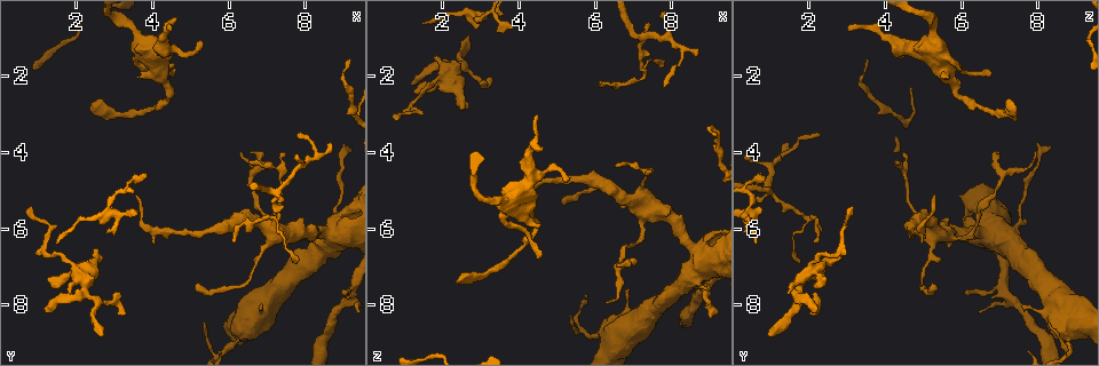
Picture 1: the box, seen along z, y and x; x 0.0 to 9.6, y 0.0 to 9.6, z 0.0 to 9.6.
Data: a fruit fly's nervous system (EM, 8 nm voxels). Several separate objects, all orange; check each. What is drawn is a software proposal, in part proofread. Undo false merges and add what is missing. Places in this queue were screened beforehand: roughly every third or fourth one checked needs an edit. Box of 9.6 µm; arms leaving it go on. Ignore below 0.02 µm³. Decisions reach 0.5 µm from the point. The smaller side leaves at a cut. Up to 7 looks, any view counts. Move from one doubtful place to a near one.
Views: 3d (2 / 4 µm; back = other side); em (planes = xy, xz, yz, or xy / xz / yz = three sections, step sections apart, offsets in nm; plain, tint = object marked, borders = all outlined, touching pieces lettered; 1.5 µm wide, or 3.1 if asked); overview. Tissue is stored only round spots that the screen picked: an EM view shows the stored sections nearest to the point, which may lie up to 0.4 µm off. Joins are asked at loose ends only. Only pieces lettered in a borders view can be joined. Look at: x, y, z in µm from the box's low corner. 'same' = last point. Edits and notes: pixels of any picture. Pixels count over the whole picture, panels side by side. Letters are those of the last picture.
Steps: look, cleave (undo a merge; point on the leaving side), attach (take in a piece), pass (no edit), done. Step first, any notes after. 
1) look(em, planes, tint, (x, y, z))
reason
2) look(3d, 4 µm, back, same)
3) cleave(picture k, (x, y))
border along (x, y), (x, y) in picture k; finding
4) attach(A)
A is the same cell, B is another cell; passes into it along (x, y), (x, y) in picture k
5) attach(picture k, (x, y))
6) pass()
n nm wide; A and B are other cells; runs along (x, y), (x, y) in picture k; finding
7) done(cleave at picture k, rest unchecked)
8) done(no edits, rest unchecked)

look(3d, 2 µm, (5.10, 7.45, 5.30))

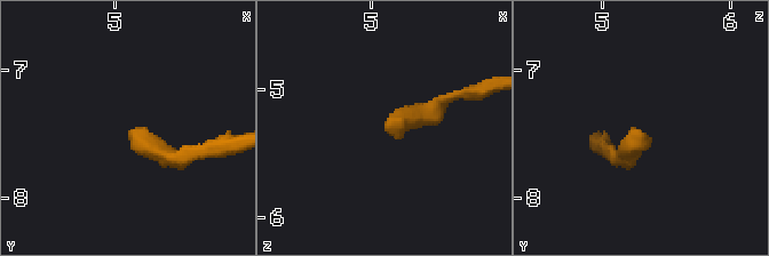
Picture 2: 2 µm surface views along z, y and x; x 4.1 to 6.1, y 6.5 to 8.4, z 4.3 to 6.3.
look(em, yz, step 8, tint, (5.12, 7.46, 5.26))
need the tissue

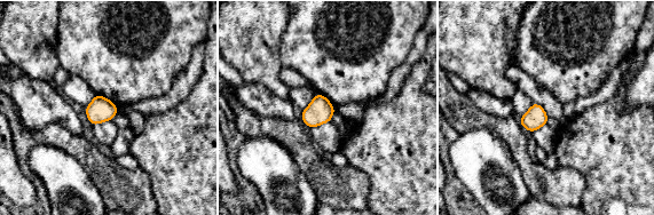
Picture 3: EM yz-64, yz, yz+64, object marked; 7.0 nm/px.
look(em, planes, borders, same)
another direction

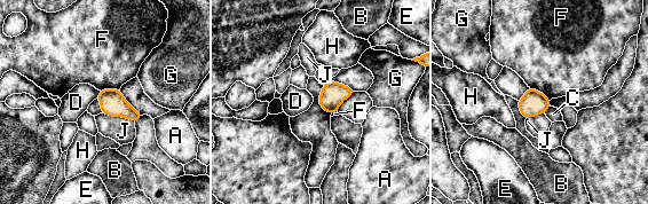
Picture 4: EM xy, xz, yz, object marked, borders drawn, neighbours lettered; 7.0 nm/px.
pass()
A, B, C, D, E, F, G, H and J are other cells; border along (100, 91), (96, 97) in picture 4; no lettered piece goes on from it

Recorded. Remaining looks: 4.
look(em, planes, borders, (8.60, 3.80, 1.50))
thin end

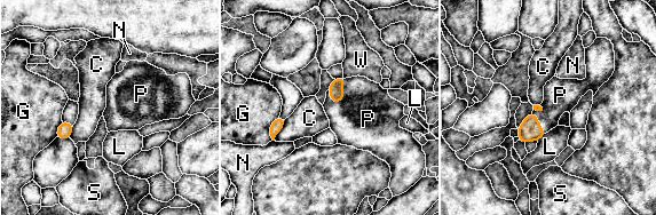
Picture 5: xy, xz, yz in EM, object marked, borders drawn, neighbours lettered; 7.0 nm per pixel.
attach(P)
90 nm wide; P is the same cell, C, G, L, N, S and W are other cells; the cell continues

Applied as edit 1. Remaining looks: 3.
look(overview)
see it whole again

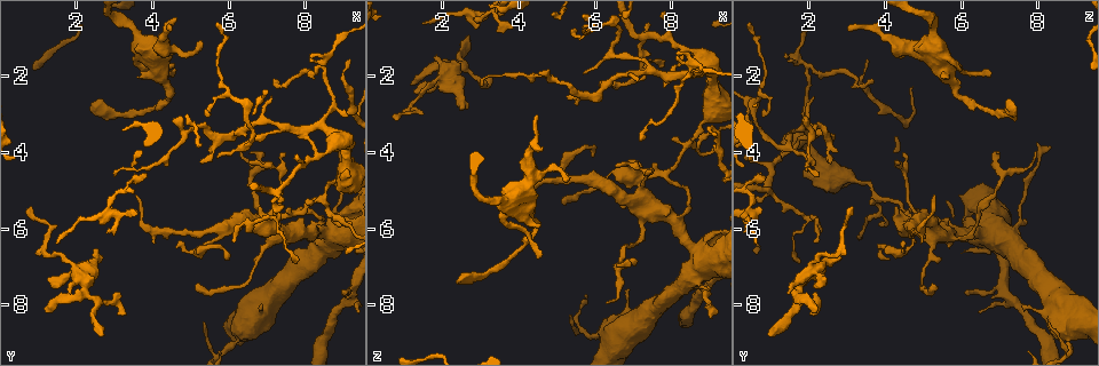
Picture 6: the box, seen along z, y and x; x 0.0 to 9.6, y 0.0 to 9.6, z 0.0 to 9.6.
look(em, planes, tint, (4.55, 3.10, 1.90))
thin end

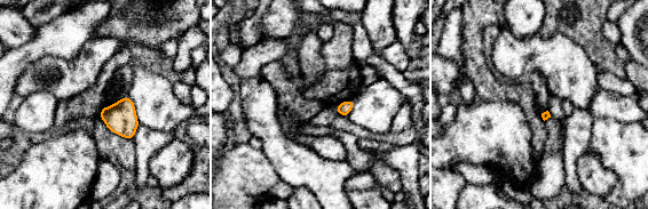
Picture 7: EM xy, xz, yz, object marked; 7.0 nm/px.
look(em, planes, borders, same)

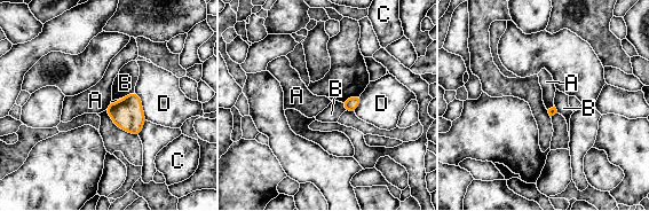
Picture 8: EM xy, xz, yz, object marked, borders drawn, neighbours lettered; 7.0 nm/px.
pass()
A, B, C and D are other cells; border along (110, 102), (105, 109) in picture 8; none of them fits

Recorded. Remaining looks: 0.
done(attach at picture 5, rest unchecked)

